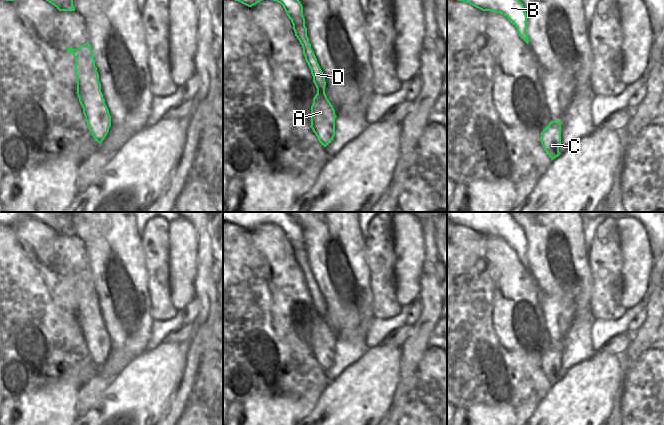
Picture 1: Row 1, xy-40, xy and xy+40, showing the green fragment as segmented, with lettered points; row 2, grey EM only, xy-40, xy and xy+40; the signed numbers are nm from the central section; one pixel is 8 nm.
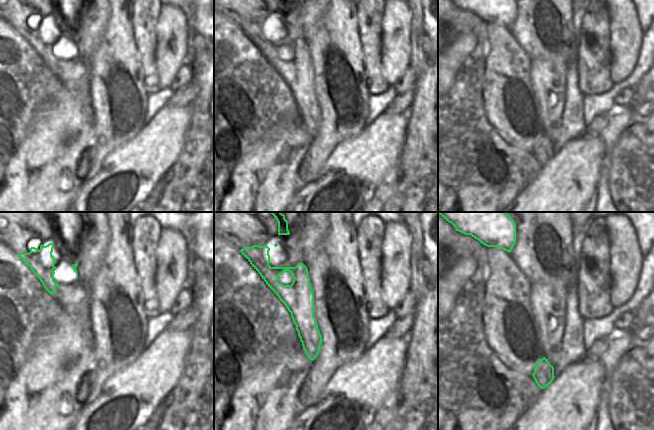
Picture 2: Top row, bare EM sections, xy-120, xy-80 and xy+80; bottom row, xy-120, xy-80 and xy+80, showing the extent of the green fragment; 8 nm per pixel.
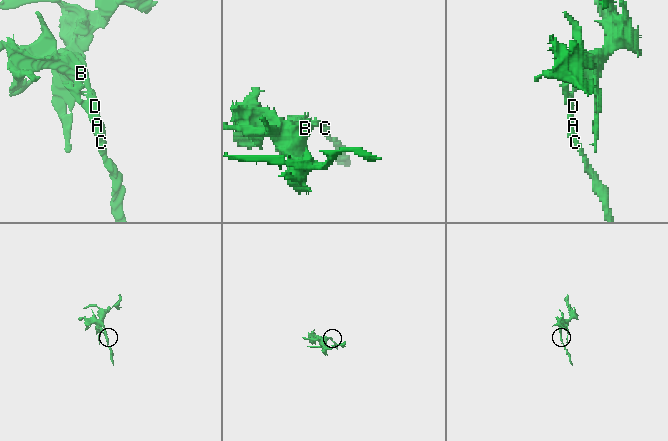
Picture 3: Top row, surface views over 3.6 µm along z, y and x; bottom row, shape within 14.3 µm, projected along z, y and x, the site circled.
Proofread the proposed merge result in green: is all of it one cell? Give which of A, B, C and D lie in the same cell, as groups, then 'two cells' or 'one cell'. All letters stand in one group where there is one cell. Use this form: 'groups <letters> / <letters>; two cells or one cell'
groups A C D / B; two cells

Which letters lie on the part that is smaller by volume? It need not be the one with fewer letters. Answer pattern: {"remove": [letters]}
{"remove": ["A", "C", "D"]}

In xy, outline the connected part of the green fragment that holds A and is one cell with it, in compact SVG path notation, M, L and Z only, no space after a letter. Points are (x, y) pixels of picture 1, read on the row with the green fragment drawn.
M311 44L302 45L305 60L311 70L317 94L311 106L311 128L321 145L326 147L335 136L335 110L325 94L325 76L317 62Z

